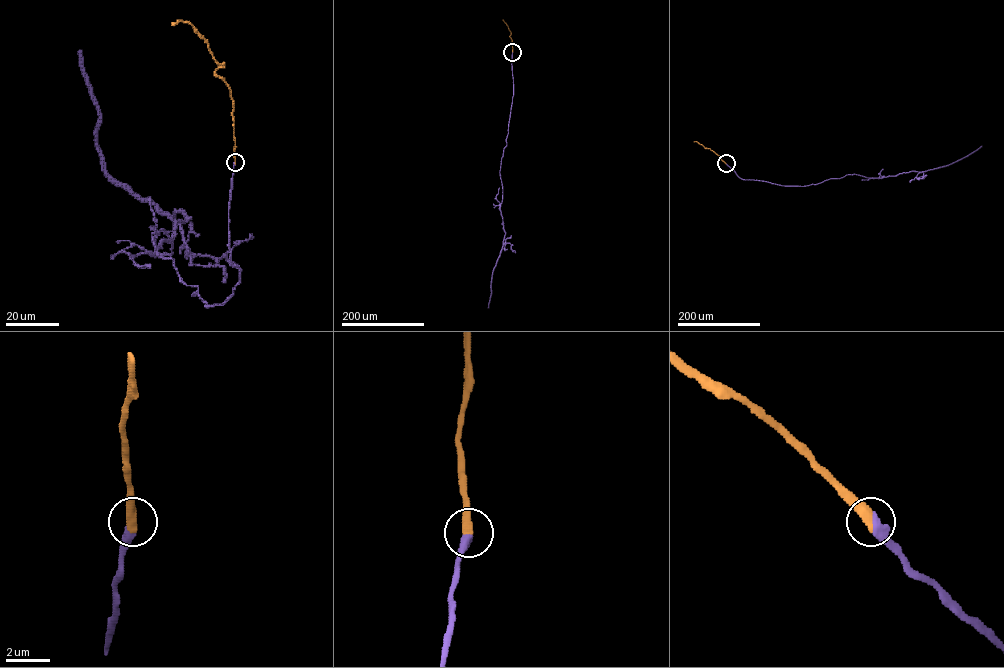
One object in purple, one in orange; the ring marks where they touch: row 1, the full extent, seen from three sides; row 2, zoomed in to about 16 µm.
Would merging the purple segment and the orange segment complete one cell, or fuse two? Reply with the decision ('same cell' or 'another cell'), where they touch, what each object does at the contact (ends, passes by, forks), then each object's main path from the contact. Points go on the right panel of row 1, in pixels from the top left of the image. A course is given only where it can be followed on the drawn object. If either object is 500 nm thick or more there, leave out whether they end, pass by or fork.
same cell; at (726, 163); purple runs (726, 163), (743, 179), (803, 186), (849, 174), (882, 178), (925, 171), (951, 164), (982, 146); orange runs (726, 163), (709, 148), (694, 142)

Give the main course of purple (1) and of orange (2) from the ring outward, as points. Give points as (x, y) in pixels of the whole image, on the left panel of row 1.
1: (235, 162), (240, 281), (206, 307), (153, 241), (170, 254), (190, 218), (102, 166), (79, 50)
2: (235, 162), (231, 90), (215, 73), (225, 64), (219, 64), (191, 24), (178, 21), (172, 25)

